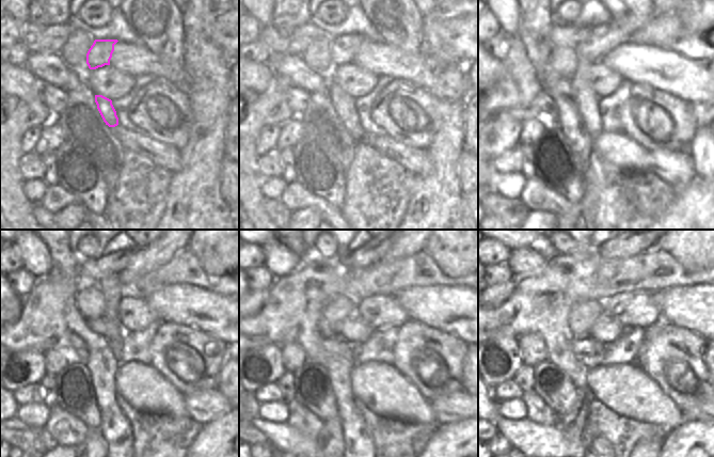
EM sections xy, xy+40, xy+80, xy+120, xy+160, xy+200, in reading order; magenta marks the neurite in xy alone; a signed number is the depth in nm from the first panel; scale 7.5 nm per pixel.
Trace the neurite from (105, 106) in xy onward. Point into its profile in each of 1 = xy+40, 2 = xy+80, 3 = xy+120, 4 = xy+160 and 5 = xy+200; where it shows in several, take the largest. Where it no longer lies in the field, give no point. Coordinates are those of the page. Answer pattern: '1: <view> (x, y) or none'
1: xy+40 (345, 105)
2: xy+80 (604, 37)
3: xy+120 (135, 263)
4: xy+160 (375, 251)
5: xy+200 (612, 251)

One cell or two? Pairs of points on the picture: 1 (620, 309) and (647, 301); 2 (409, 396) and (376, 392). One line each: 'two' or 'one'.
1: one
2: one

